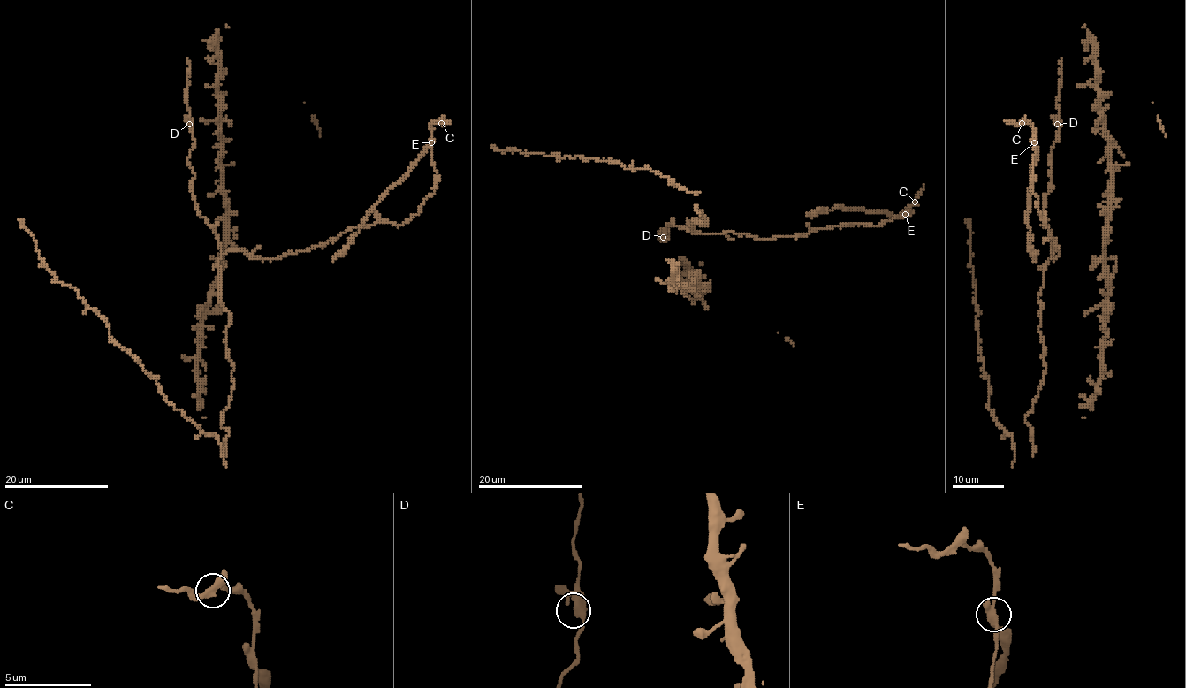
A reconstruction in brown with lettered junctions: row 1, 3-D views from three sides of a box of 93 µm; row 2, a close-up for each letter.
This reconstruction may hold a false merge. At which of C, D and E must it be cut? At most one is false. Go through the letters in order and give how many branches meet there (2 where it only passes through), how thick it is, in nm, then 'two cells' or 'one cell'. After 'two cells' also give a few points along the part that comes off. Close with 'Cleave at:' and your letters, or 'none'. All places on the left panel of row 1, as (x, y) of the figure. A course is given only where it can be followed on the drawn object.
C: 3 | 320 nm | one cell
D: 3 | 400 nm | one cell
E: 3 | 380 nm | two cells | (431, 142), (413, 167), (368, 212), (349, 247), (332, 261)
Cleave at: E

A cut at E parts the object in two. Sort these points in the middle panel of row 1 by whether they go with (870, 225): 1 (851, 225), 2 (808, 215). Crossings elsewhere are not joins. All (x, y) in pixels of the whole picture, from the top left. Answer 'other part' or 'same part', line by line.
1: same part
2: other part

